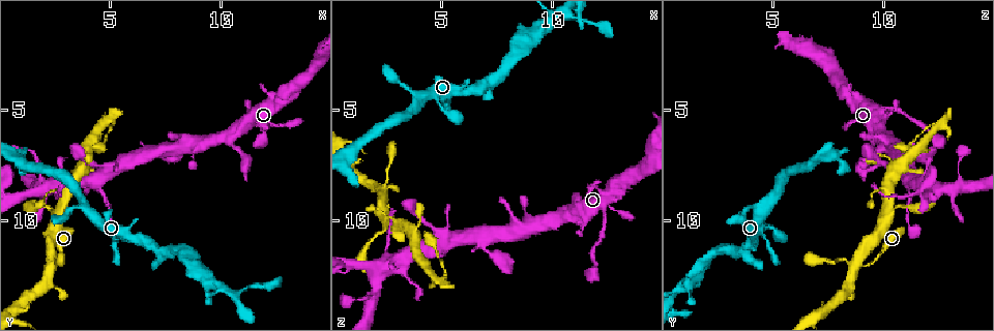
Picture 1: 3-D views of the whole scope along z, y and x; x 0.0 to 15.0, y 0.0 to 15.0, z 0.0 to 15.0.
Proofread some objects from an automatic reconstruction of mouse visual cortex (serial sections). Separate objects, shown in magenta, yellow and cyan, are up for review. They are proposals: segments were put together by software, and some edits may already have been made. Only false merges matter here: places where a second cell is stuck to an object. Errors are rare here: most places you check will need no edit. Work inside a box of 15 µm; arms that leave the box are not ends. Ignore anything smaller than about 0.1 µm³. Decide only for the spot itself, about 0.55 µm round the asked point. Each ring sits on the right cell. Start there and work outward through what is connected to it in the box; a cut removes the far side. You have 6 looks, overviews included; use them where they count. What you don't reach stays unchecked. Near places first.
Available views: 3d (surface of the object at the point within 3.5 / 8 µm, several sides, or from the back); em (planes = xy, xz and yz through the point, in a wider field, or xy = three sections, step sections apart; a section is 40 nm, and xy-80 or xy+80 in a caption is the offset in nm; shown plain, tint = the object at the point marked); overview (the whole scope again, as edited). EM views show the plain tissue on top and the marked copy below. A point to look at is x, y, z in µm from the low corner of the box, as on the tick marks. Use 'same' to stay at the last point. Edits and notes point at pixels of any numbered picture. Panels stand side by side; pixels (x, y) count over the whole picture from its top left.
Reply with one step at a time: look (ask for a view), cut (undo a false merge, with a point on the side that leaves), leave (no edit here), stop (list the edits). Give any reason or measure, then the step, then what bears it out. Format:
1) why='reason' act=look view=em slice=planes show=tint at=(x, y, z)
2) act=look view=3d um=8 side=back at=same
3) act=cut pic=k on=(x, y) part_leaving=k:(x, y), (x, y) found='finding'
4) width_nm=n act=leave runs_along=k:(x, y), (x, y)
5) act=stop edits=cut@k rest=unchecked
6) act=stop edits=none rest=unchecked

why='narrows sharply' act=look view=3d um=3.5 at=(2.3, 12.0, 8.9)

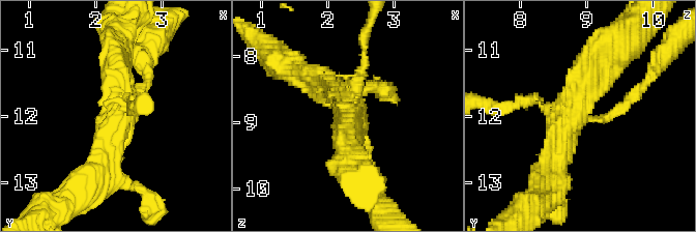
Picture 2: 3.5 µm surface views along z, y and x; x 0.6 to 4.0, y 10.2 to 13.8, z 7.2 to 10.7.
arms=4 arm_widths_nm=150,150,400,400 why='shape alone is not enough' act=look view=em slice=xy step=3 show=tint at=(2.35, 11.90, 8.90)

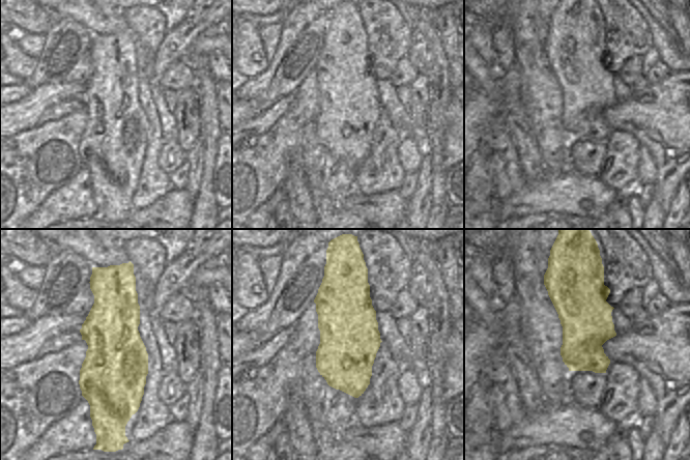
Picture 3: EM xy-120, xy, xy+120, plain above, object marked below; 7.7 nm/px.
act=leave runs_along=2:(633, 95), (606, 117), (577, 108), (606, 54) found='one cell here'

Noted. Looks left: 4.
why='a fork' act=look view=3d um=8 at=(3.7, 7.7, 10.6)

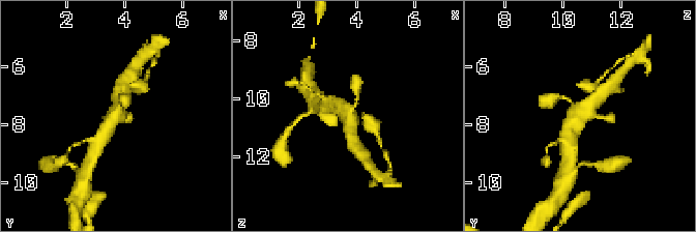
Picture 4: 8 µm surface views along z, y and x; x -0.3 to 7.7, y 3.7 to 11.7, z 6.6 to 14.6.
why='shape alone is not enough' act=look view=em slice=xy step=3 show=tint at=(3.7, 7.6, 10.5)

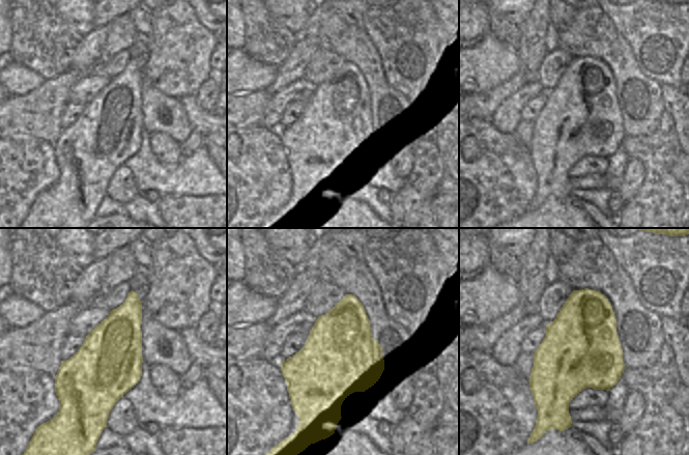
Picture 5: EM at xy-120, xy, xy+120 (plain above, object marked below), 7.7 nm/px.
act=leave runs_along=4:(568, 138), (569, 126), (601, 93) found='all the same cell'

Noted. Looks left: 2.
why='sharp bend' act=look view=3d um=8 at=(5.0, 5.4, 12.6)

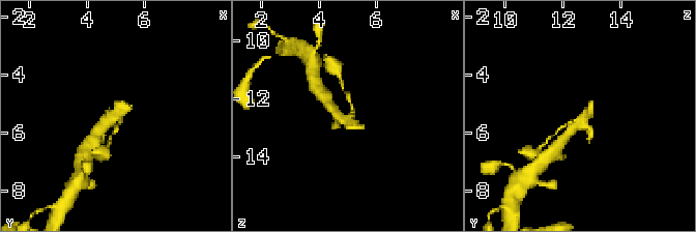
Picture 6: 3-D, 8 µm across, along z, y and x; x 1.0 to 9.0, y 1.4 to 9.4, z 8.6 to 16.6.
act=look view=em slice=planes show=tint at=(5.1, 5.5, 12.6)

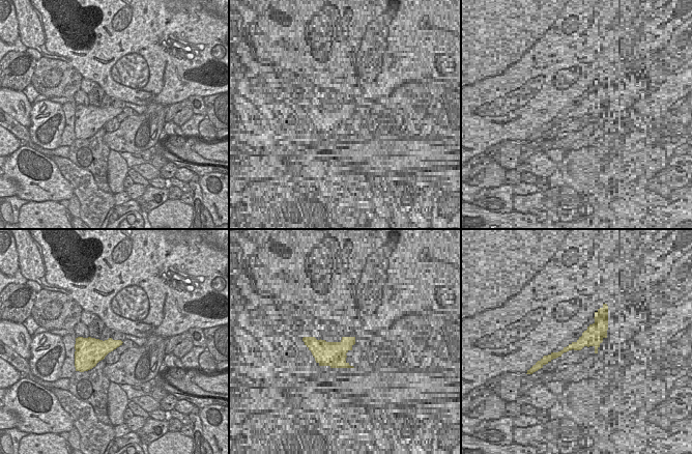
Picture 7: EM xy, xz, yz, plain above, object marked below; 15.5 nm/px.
act=leave found='continuous, no second cell'

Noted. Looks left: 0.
act=stop edits=none rest=unchecked

